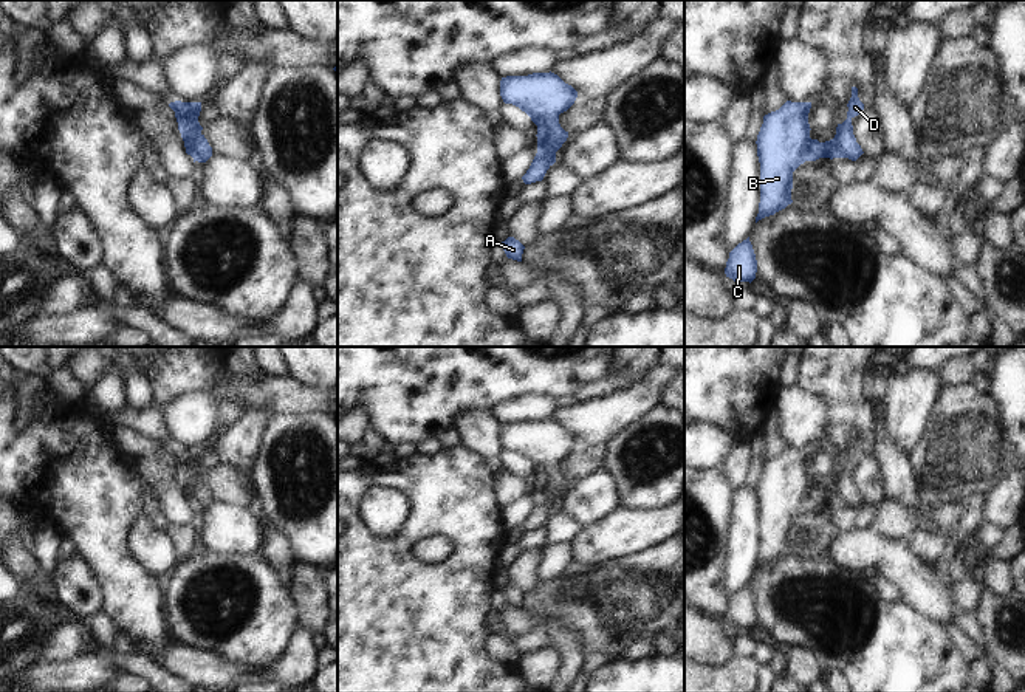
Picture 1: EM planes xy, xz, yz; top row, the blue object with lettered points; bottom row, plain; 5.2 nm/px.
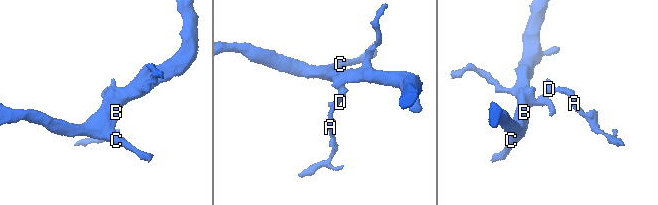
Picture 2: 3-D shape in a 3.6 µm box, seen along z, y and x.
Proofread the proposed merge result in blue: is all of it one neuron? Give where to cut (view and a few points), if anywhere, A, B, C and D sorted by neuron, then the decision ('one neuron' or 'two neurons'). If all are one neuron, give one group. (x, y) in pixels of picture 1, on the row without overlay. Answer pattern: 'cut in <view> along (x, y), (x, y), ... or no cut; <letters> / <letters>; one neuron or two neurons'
no cut; A B C D; one neuron

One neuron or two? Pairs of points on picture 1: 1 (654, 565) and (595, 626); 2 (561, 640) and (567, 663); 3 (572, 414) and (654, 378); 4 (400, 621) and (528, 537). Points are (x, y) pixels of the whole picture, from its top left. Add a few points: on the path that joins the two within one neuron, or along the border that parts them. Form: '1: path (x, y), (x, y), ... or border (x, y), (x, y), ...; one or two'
1: path (641, 576), (609, 610); one
2: path (567, 646), (567, 657); one
3: path (592, 414), (615, 412), (634, 398); one
4: border (502, 550), (497, 556); two

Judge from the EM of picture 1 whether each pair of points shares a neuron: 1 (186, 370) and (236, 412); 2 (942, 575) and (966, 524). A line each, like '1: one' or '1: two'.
1: one
2: one

